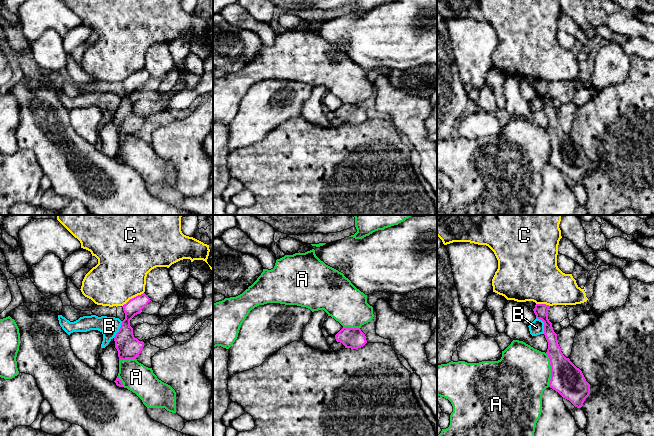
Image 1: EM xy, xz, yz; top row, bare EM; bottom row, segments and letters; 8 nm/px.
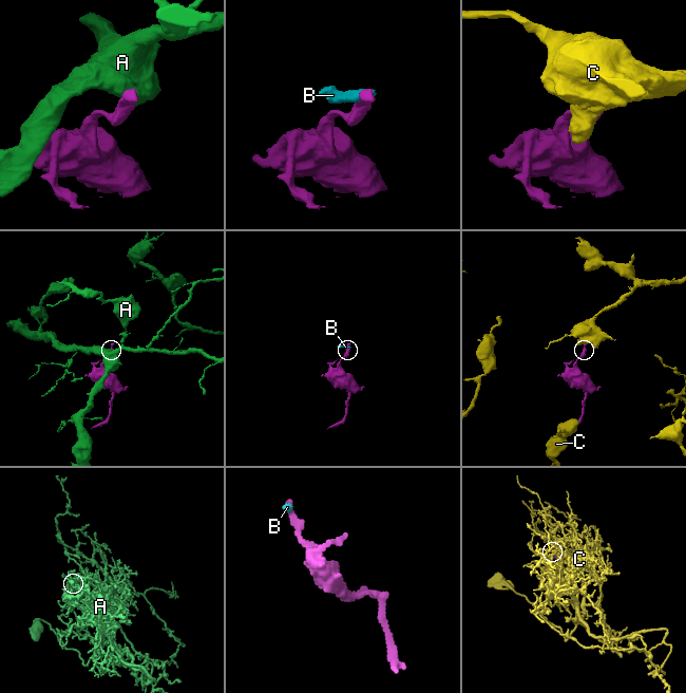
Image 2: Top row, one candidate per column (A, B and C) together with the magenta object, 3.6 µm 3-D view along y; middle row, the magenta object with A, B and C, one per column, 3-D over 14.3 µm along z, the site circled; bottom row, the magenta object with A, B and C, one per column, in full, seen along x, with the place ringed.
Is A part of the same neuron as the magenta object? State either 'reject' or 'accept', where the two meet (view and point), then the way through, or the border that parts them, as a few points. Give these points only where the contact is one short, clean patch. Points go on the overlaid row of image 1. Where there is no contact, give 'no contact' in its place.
reject; contact yz (551, 369); border yz (546, 352), (550, 366), (549, 386)

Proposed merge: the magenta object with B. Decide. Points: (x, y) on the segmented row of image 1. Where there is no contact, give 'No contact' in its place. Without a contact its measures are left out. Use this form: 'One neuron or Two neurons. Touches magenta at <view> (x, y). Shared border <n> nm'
Two neurons. Touches magenta at yz (544, 324). Shared border 150 nm

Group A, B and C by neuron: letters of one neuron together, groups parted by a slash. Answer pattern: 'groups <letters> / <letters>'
groups A / B / C

